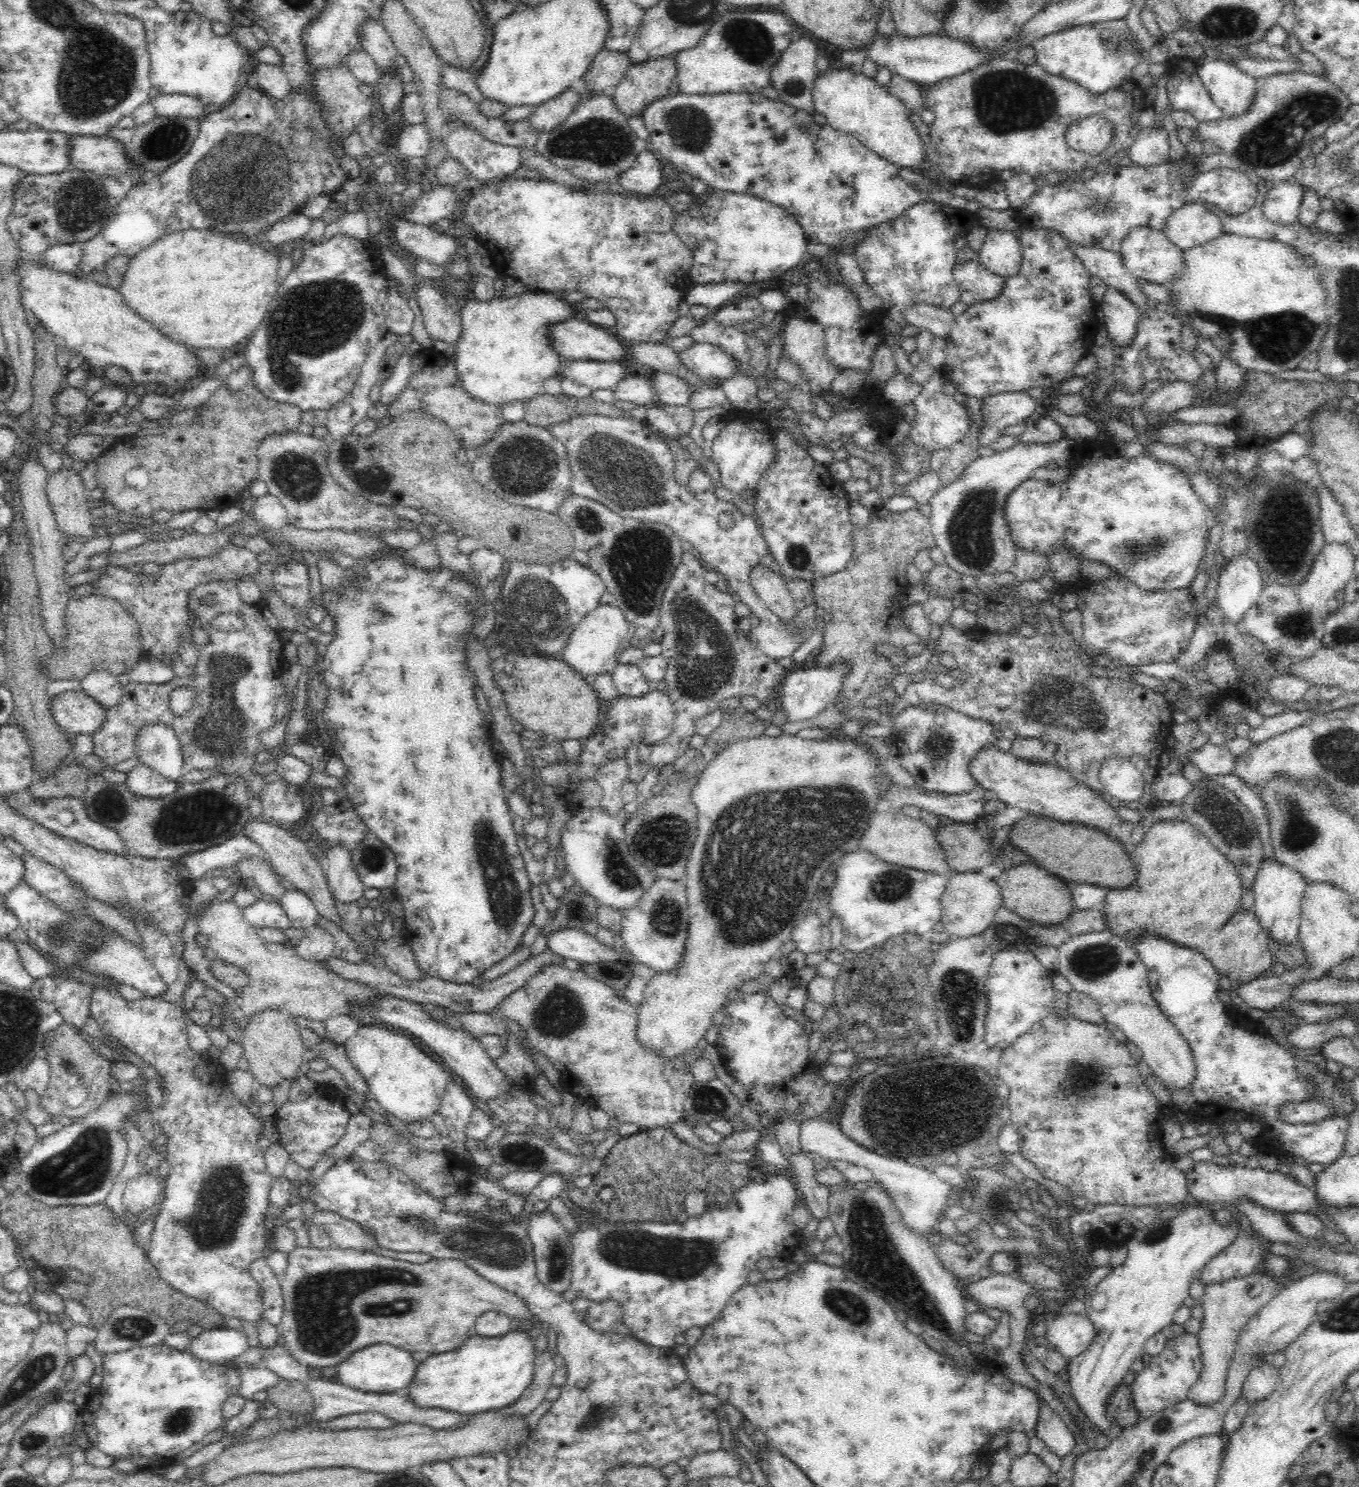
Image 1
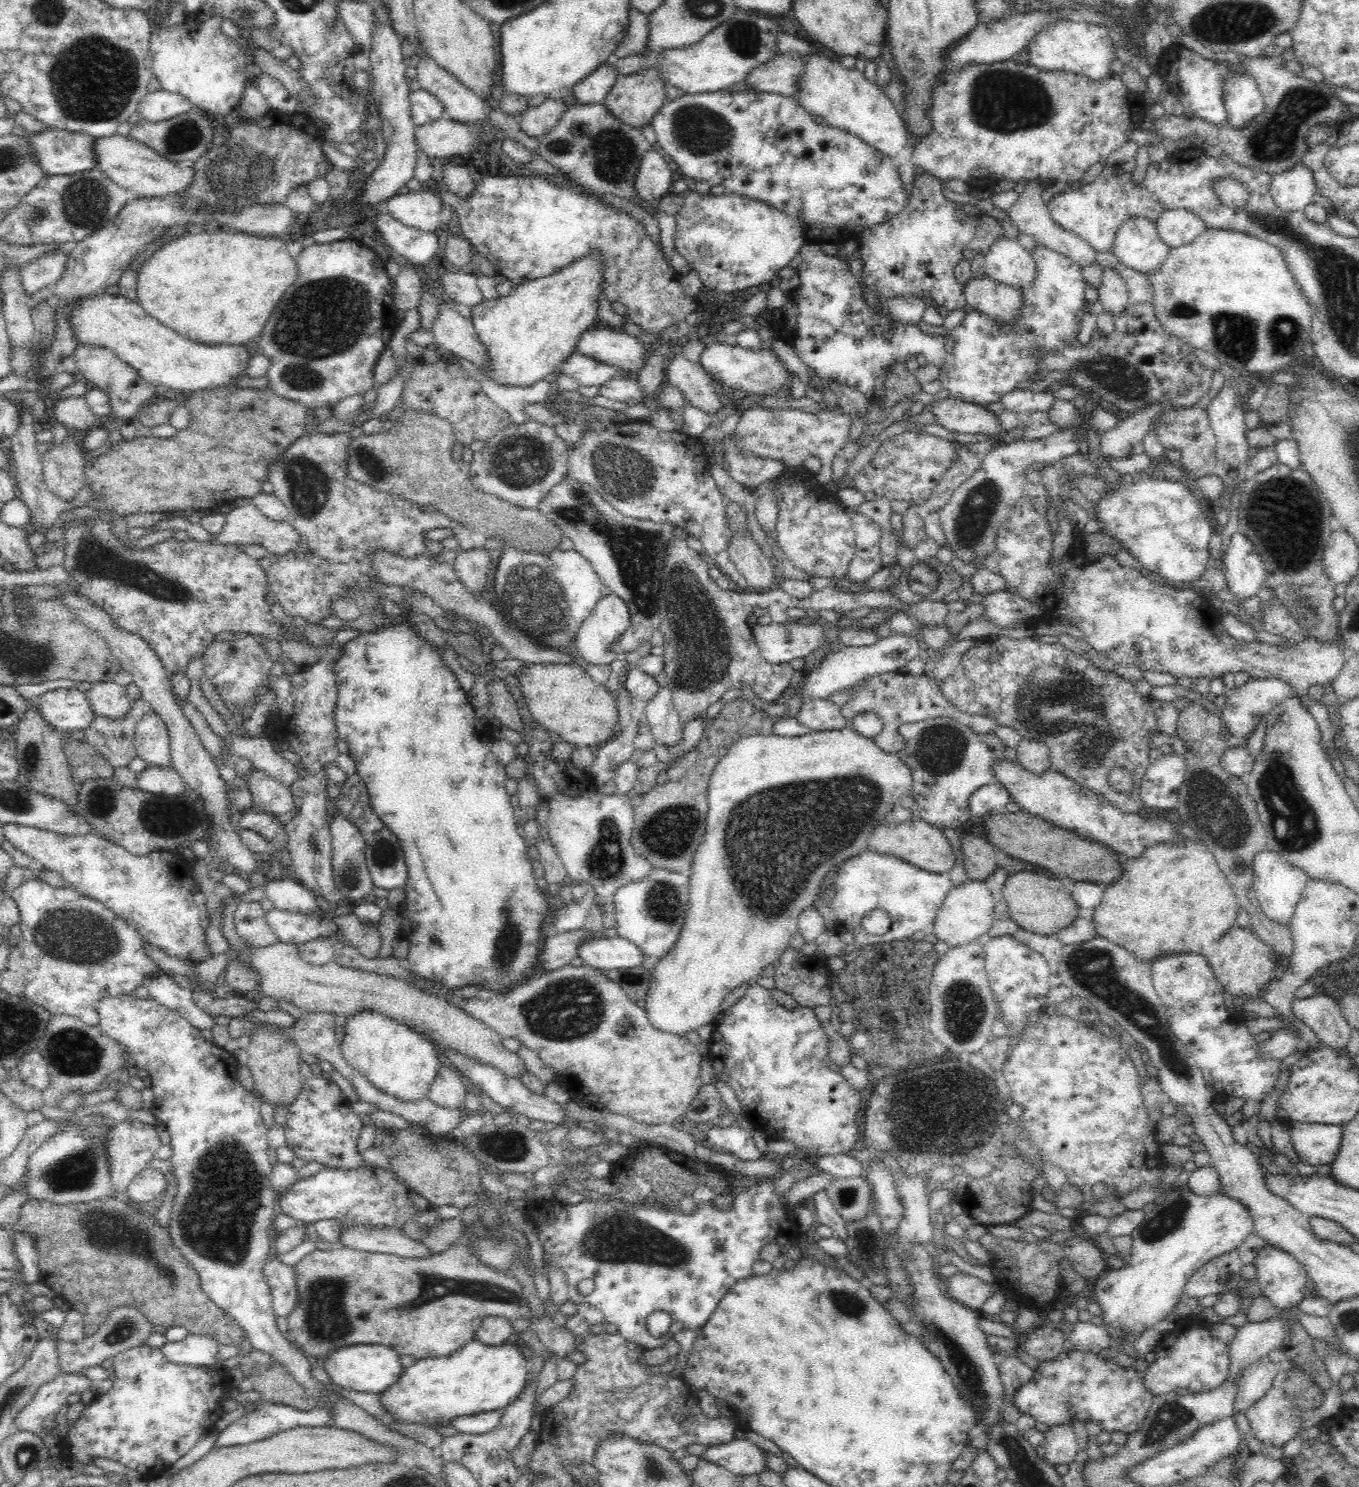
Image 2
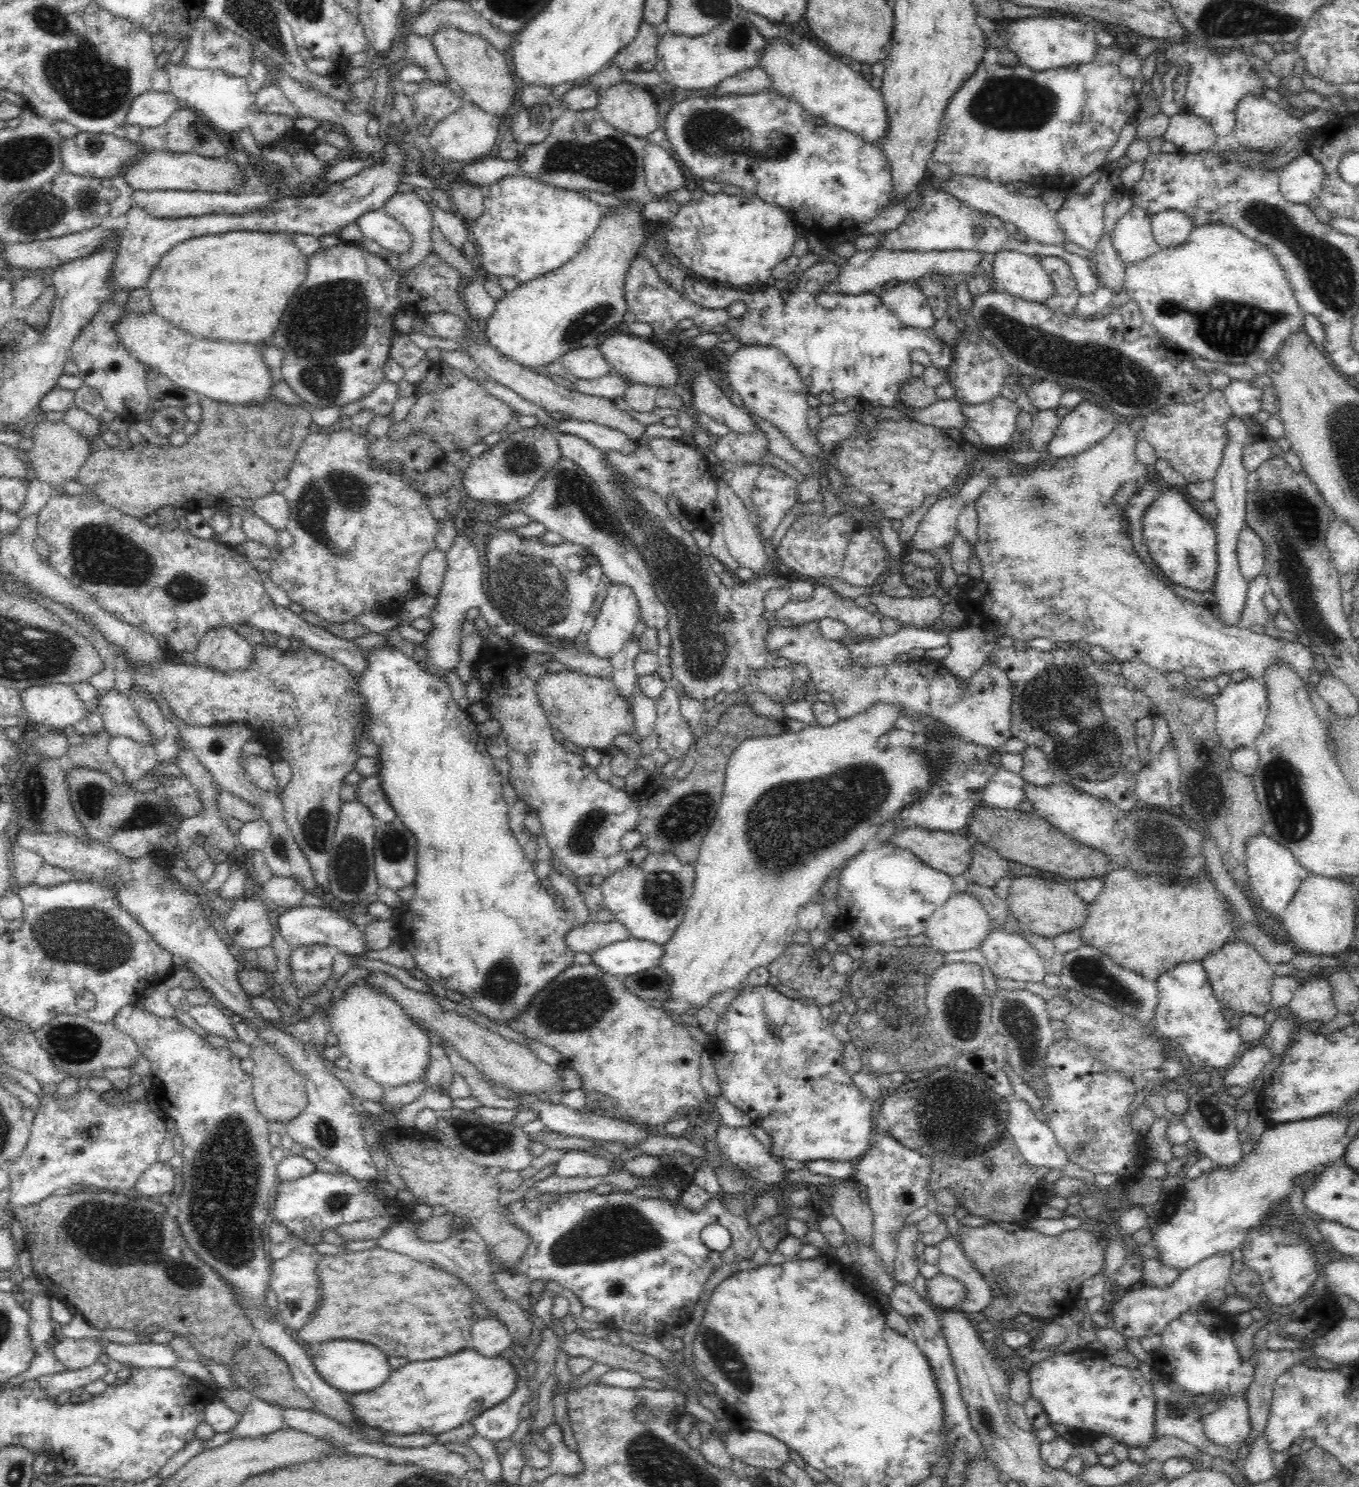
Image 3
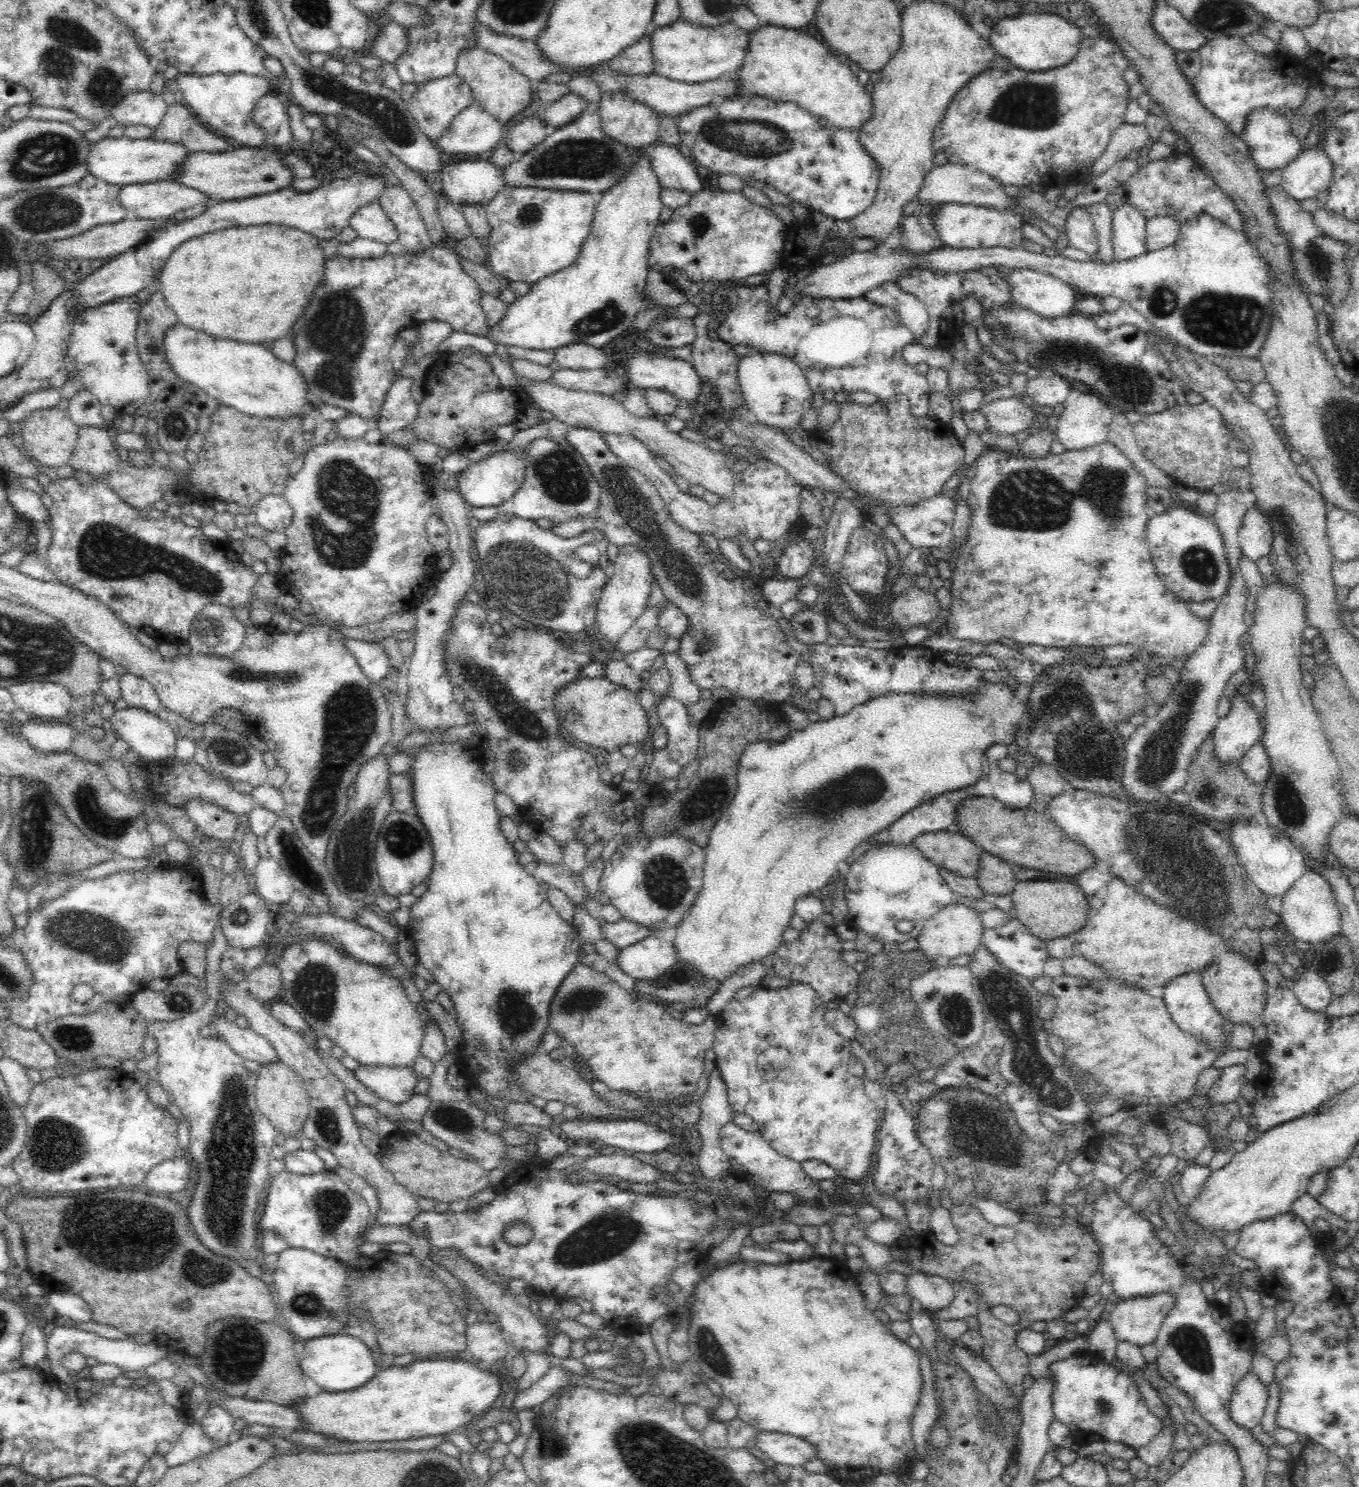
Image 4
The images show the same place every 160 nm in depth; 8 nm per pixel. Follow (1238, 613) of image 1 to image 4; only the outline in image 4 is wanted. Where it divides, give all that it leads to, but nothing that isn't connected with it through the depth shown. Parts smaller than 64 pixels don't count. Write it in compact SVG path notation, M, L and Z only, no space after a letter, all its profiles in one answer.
M1252 504L1244 515L1238 529L1241 554L1254 561L1260 560L1270 552L1272 544L1272 529L1268 525L1268 519L1256 505Z

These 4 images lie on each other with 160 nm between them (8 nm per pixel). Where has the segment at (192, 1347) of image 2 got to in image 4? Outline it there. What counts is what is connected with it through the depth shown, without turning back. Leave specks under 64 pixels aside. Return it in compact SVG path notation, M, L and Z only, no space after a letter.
M51 1325L48 1329L48 1340L47 1340L47 1358L50 1361L50 1375L54 1375L58 1387L62 1392L68 1393L71 1391L75 1378L67 1368L64 1368L61 1364L62 1358L69 1352L76 1351L81 1352L88 1358L96 1358L98 1362L104 1364L113 1364L124 1370L129 1374L142 1373L147 1367L158 1364L158 1362L164 1360L167 1356L168 1348L162 1346L156 1340L153 1340L149 1344L137 1344L131 1339L125 1340L108 1340L94 1334L94 1332L84 1331L75 1327Z

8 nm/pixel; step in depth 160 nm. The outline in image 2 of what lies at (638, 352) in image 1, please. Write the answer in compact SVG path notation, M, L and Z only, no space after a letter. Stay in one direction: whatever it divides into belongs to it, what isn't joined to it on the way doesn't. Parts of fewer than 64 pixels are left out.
M676 351L665 368L665 379L682 391L688 404L711 416L716 414L718 408L722 408L722 401L712 387L712 377L698 363L686 359L684 354Z

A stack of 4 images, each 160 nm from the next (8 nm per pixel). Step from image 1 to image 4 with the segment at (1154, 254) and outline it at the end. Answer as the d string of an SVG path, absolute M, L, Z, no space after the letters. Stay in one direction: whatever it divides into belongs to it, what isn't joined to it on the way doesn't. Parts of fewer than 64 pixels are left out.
M1122 205L1113 211L1112 245L1115 260L1130 260L1146 254L1147 218L1132 205Z

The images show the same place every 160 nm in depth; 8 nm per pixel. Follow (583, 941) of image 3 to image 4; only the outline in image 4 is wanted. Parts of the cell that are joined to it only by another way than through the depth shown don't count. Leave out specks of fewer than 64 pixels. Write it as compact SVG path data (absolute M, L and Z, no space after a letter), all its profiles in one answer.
M622 918L616 922L607 921L601 926L600 933L602 933L602 938L620 949L652 935L652 929Z

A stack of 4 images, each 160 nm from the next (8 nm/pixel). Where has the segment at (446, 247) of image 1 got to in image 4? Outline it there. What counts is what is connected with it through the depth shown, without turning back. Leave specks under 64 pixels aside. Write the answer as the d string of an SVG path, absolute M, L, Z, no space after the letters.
M378 201L361 206L349 220L349 226L359 238L370 238L386 246L399 242L396 224L390 220Z

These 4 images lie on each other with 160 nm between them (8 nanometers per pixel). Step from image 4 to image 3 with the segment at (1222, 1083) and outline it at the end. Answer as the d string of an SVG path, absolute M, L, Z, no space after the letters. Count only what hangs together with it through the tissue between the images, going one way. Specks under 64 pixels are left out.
M1258 1042L1258 1045L1240 1055L1240 1060L1228 1072L1222 1074L1224 1084L1246 1088L1257 1078L1264 1066L1273 1061L1274 1057L1266 1045Z

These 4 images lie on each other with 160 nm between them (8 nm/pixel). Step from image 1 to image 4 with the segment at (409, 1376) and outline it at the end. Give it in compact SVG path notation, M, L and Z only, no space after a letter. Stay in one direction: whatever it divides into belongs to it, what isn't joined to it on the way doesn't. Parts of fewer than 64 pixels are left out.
M357 1334L329 1335L306 1339L299 1367L304 1376L309 1376L324 1391L344 1392L366 1384L376 1374L376 1363L372 1350L358 1338Z

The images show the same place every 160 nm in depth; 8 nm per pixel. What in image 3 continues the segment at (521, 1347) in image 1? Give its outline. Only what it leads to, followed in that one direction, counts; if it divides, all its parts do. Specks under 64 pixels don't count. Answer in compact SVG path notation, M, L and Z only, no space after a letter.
M464 1349L442 1358L409 1362L393 1371L374 1390L354 1394L349 1398L355 1420L396 1435L427 1433L438 1434L452 1430L478 1416L484 1409L504 1402L518 1385L518 1373L511 1361L500 1354L482 1356L476 1349Z

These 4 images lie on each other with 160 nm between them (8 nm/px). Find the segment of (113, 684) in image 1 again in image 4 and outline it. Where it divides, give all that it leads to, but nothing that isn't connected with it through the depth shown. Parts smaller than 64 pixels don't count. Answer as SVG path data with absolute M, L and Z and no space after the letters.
M126 707L115 710L110 723L117 738L125 740L130 749L148 761L175 756L176 734L157 715Z

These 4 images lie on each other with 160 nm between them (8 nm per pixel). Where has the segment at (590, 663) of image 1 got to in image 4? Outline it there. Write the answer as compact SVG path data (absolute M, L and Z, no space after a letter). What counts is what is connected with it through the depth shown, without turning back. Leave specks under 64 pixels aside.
M632 545L619 549L614 566L614 573L608 580L608 584L602 587L596 603L598 605L596 620L601 632L599 645L601 647L609 646L609 648L616 648L620 638L645 612L650 586L653 582L648 555Z

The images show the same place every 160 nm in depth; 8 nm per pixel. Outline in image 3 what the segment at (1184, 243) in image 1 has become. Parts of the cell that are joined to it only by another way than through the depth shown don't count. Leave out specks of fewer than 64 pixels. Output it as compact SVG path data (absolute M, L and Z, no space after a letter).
M1166 210L1151 215L1151 225L1156 243L1162 249L1179 246L1188 240L1195 224L1179 210Z

